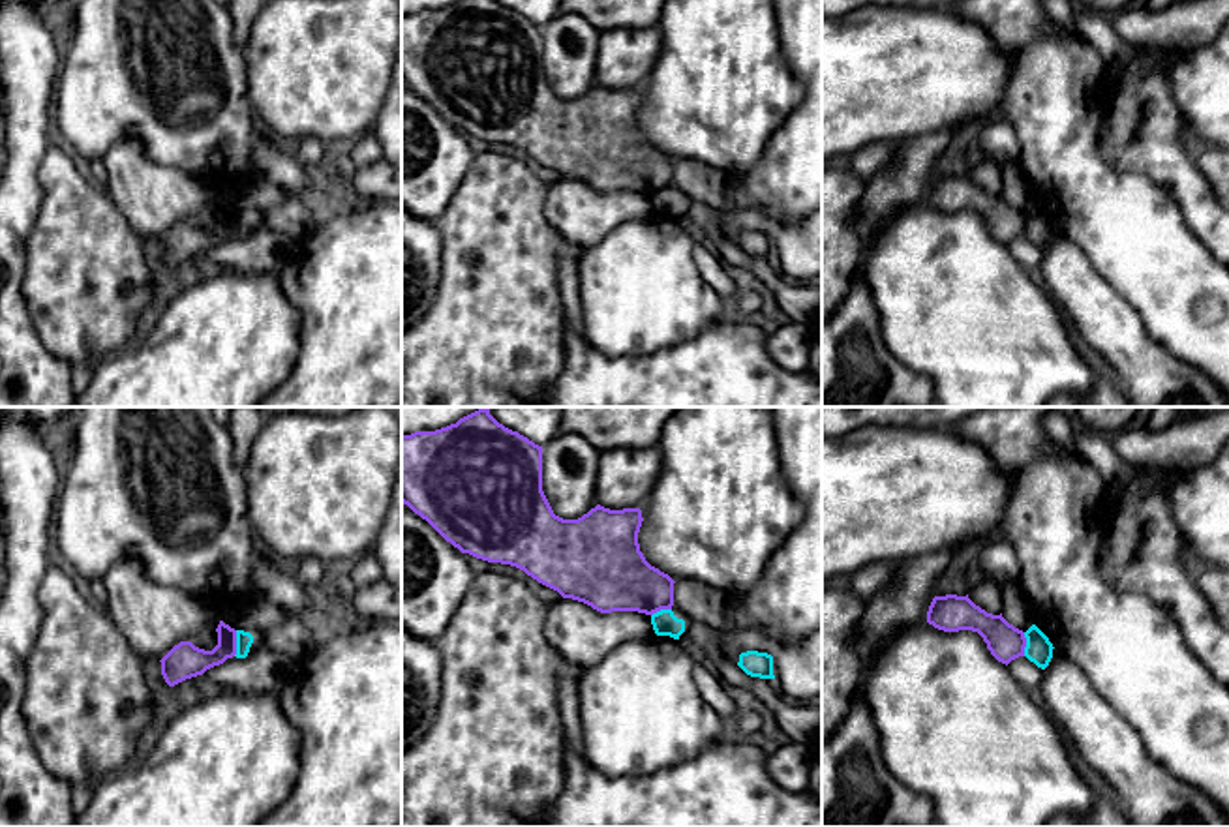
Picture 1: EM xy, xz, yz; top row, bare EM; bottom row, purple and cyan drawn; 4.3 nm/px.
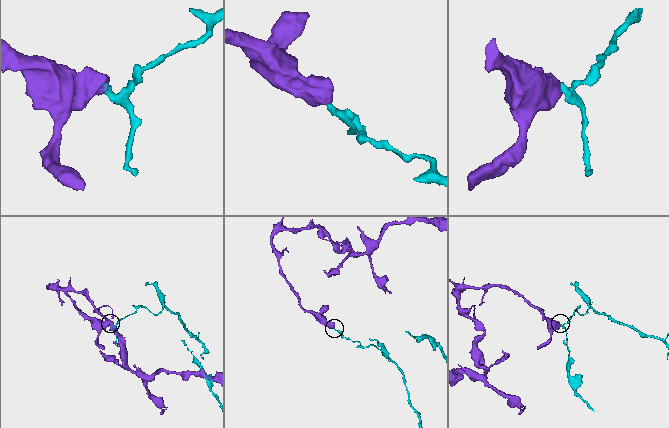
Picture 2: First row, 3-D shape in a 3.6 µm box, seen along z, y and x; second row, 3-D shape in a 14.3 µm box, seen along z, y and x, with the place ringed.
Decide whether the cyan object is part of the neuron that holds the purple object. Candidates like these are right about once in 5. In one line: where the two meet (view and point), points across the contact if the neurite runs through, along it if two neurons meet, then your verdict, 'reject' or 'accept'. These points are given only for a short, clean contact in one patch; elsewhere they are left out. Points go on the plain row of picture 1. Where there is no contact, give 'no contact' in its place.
contact xy (235, 224); border xy (237, 210), (237, 231), (233, 235); reject

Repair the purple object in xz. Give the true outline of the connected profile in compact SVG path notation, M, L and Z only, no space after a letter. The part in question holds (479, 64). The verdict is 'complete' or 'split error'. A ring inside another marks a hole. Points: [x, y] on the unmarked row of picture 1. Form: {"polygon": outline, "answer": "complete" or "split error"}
{"polygon": "M458 0L435 11L402 15L402 83L462 133L516 146L563 178L584 182L600 193L638 191L653 195L674 186L675 161L651 146L640 131L642 90L610 90L597 84L578 99L555 96L542 71L542 26L497 0Z", "answer": "complete"}

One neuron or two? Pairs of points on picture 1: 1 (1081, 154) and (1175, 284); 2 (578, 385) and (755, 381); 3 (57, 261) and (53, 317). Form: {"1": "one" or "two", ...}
{"1": "one", "2": "one", "3": "one"}

